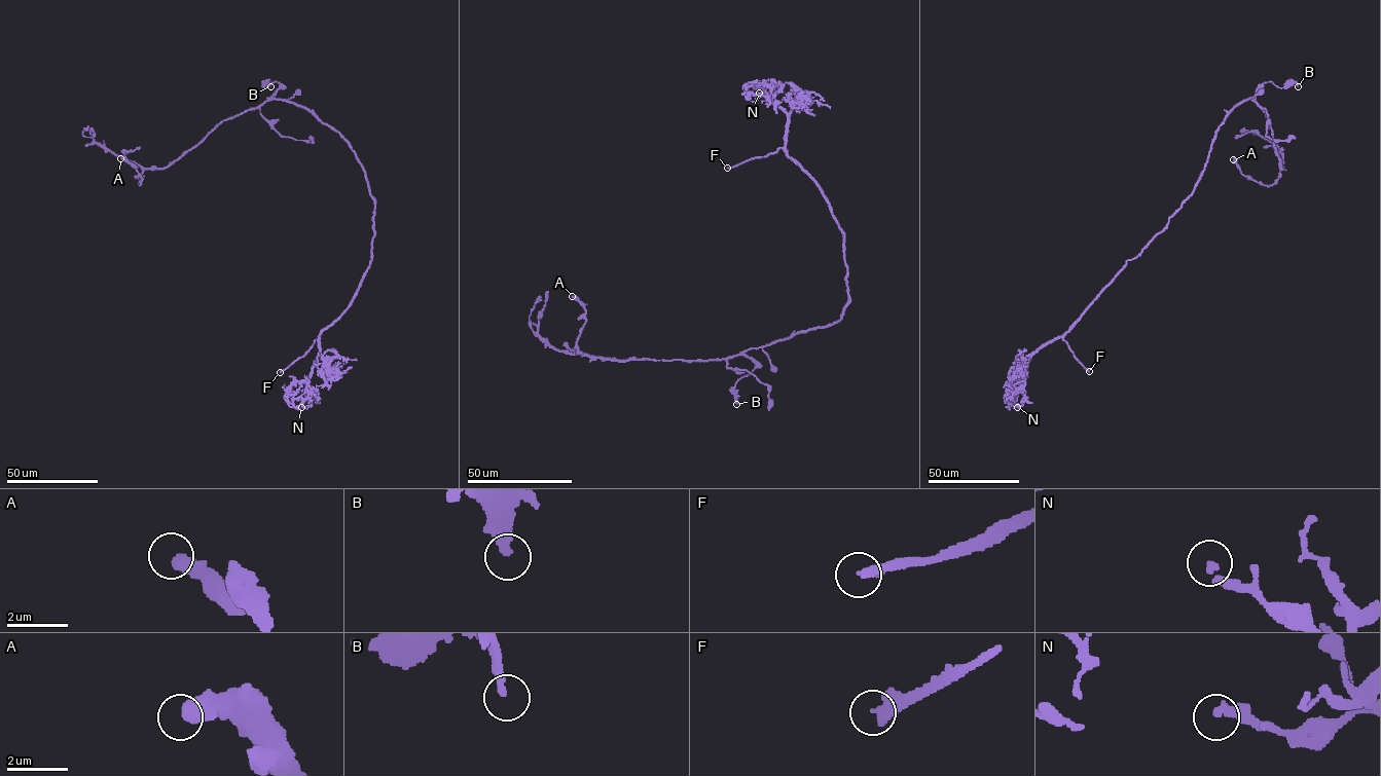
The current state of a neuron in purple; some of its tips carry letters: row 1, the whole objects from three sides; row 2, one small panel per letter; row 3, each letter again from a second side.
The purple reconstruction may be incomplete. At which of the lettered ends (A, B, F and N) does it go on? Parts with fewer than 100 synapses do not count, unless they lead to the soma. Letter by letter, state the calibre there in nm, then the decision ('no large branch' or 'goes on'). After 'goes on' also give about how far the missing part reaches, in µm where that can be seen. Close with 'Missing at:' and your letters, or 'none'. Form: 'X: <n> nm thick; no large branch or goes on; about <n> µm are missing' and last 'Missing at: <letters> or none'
A: 500 nm thick; no large branch
B: 260 nm thick; no large branch
F: 320 nm thick; goes on; about 25 µm are missing
N: 320 nm thick; no large branch
Missing at: F

